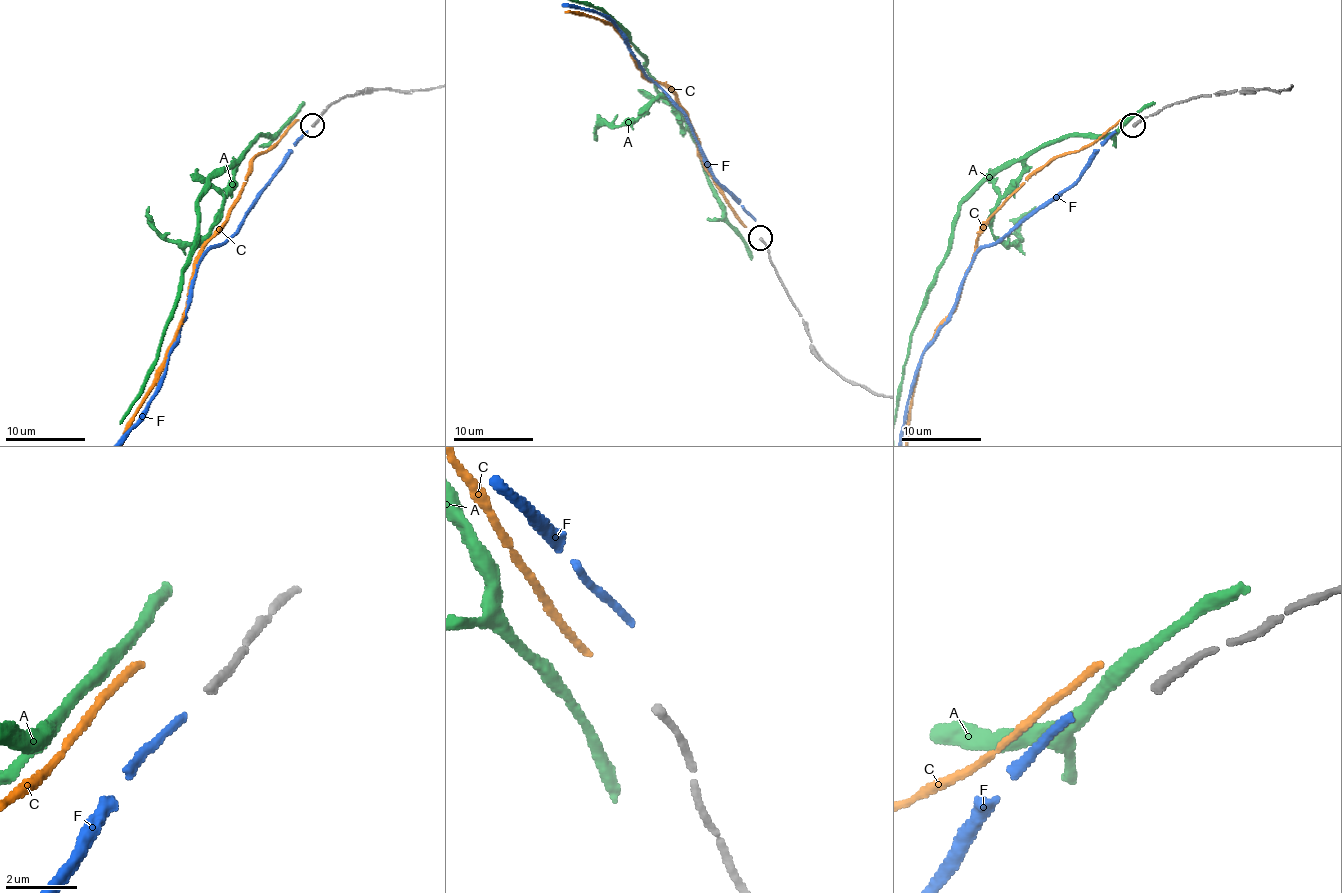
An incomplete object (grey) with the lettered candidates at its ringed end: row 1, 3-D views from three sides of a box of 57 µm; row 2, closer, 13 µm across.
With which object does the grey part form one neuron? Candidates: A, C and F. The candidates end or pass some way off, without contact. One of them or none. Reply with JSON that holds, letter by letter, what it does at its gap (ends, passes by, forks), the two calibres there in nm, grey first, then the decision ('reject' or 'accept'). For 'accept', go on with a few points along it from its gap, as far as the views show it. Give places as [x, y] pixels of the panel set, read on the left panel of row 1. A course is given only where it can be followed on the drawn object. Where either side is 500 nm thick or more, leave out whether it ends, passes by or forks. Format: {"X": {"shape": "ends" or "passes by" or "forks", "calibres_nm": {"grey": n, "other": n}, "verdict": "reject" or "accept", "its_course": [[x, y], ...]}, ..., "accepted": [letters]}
{"A": {"shape": "passes by", "calibres_nm": {"grey": 260, "other": 280}, "verdict": "reject"}, "C": {"shape": "ends", "calibres_nm": {"grey": 260, "other": 200}, "verdict": "reject"}, "F": {"shape": "ends", "calibres_nm": {"grey": 260, "other": 220}, "verdict": "reject"}, "accepted": []}

